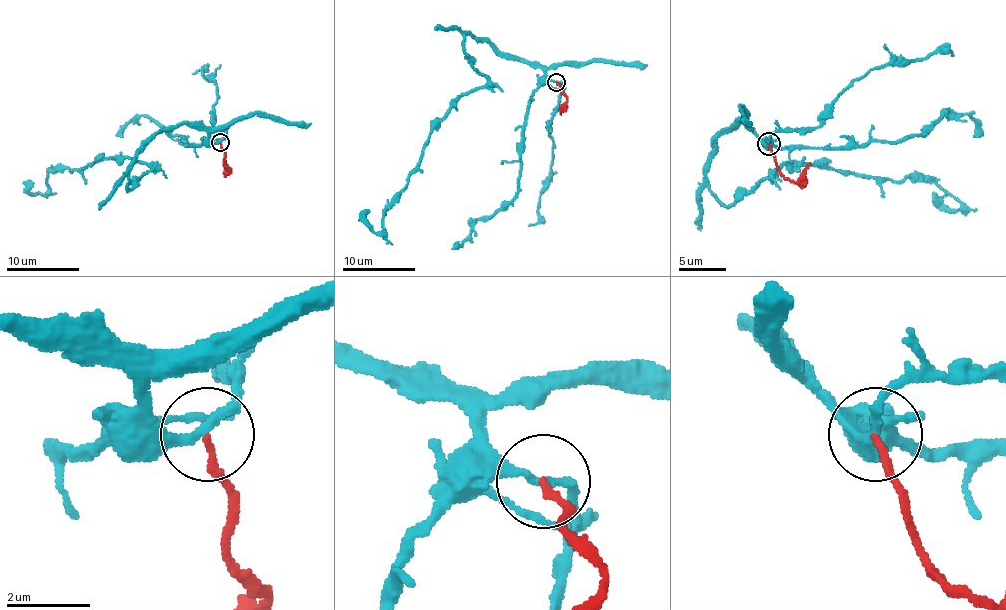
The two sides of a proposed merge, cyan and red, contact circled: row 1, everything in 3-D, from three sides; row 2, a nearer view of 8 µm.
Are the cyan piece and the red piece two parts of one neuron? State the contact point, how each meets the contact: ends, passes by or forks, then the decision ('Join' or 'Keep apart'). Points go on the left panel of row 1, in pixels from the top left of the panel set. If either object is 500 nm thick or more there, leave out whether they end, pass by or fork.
Place: (220, 142). At the ring cyan passes by. At the ring red ends. Keep apart

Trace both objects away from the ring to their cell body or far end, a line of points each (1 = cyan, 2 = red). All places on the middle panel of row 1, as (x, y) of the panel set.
1: (557, 81), (466, 34), (464, 52), (487, 81), (436, 127), (384, 233), (367, 209)
2: (557, 81), (566, 96), (560, 114)

